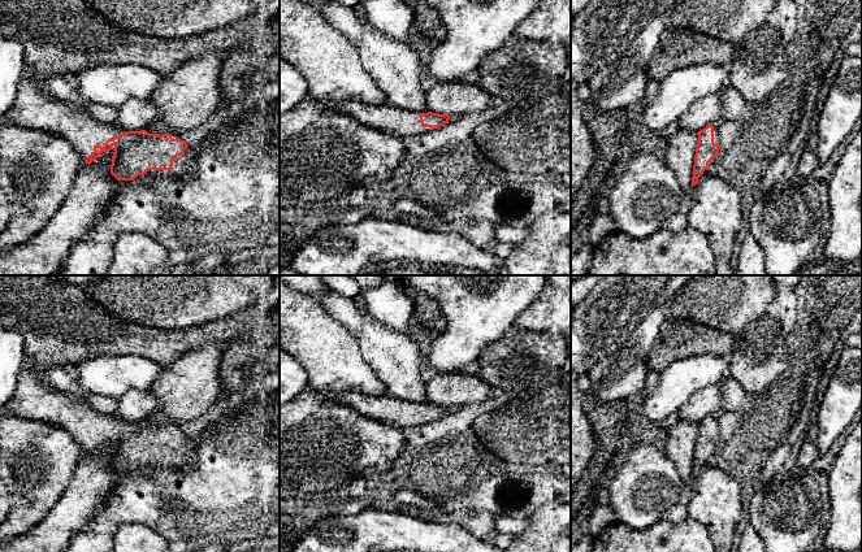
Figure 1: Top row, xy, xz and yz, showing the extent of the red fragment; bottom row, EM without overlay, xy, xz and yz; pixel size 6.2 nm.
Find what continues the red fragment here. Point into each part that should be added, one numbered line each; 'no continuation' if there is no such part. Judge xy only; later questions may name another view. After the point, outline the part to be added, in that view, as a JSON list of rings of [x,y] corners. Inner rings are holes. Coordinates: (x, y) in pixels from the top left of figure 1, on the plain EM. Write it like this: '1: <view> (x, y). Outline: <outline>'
1: xy (33, 400). Outline: [[[30,369],[21,370],[17,379],[16,394],[7,403],[4,412],[27,420],[43,421],[61,426],[82,445],[83,451],[94,443],[96,435],[104,438],[108,430],[127,423],[127,421],[121,420],[114,414],[103,414],[92,409],[85,403],[79,392],[64,394],[56,388],[46,387],[42,383],[42,377],[36,375]]]
2: xy (185, 456). Outline: [[[186,439],[185,444],[181,447],[177,447],[177,449],[173,452],[172,462],[174,462],[179,468],[190,468],[196,461],[196,447],[195,444]]]

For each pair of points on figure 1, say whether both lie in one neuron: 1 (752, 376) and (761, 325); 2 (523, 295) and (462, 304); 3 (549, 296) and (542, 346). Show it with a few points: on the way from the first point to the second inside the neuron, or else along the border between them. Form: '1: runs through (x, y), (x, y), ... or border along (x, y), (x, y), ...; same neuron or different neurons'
1: runs through (756, 363), (761, 353), (761, 338); same neuron
2: runs through (507, 295), (494, 295), (488, 300), (477, 300); same neuron
3: border along (514, 326), (522, 330), (544, 330), (557, 334); different neurons

